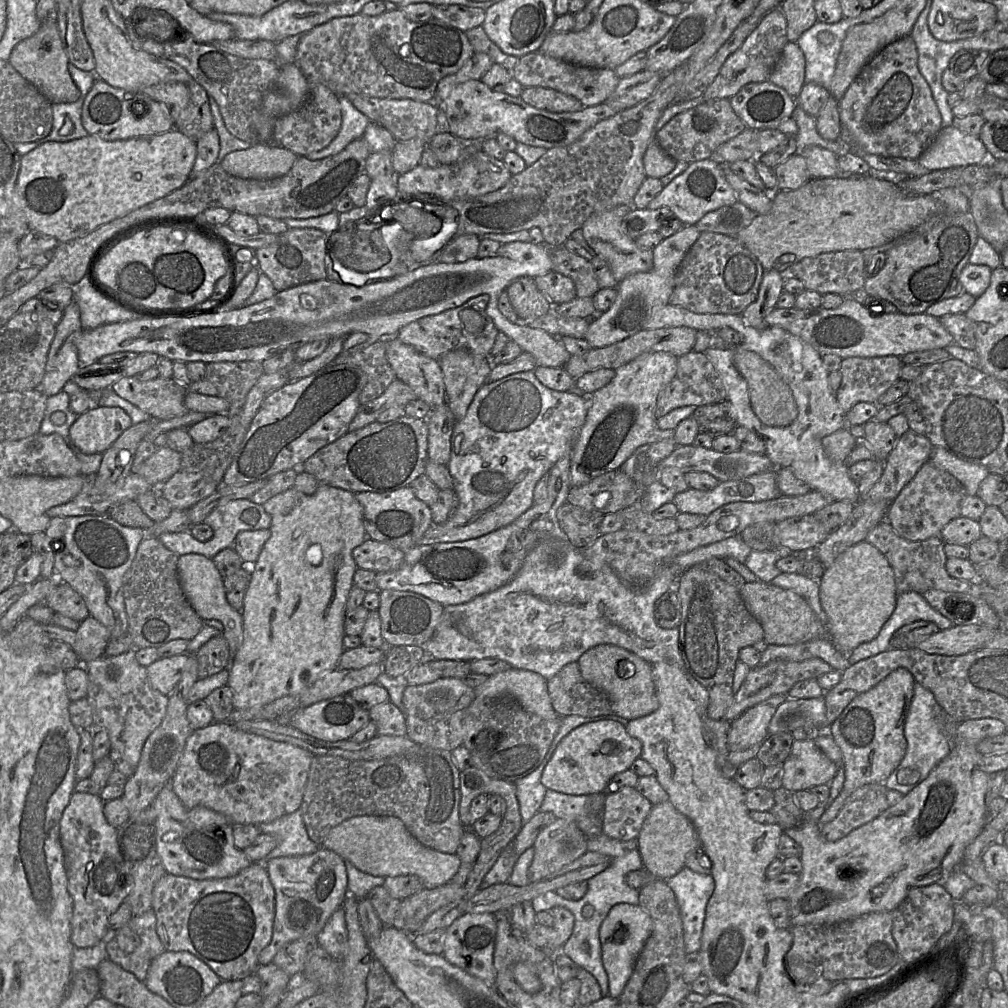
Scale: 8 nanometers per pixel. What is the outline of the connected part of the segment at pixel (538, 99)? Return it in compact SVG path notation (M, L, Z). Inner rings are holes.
M527 87L523 89L520 98L535 108L554 113L576 112L583 108L577 98L550 88Z

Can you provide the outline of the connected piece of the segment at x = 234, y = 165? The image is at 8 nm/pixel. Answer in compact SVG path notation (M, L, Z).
M255 144L248 149L229 153L221 166L236 177L266 180L287 174L297 158L294 152L279 145Z

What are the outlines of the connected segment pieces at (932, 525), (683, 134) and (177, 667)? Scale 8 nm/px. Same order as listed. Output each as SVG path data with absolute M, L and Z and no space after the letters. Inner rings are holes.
M927 461L891 503L886 519L905 540L923 541L940 535L951 520L961 516L961 504L966 495L965 488L956 477Z
M713 99L675 115L655 133L655 140L674 160L690 164L710 158L719 146L746 128L732 109L729 99Z
M183 653L168 658L159 658L147 666L147 678L151 686L168 696L182 677L188 656Z

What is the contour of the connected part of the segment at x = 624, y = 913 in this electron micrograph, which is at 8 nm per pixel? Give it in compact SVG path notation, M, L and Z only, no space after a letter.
M620 903L614 905L599 929L602 963L608 976L609 995L620 998L635 963L653 931L651 916L640 905Z

